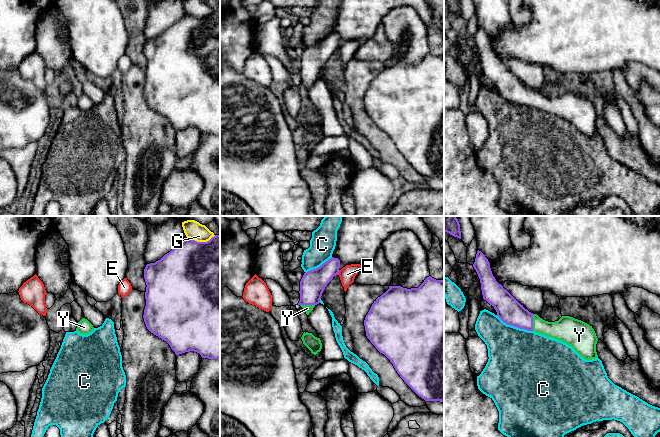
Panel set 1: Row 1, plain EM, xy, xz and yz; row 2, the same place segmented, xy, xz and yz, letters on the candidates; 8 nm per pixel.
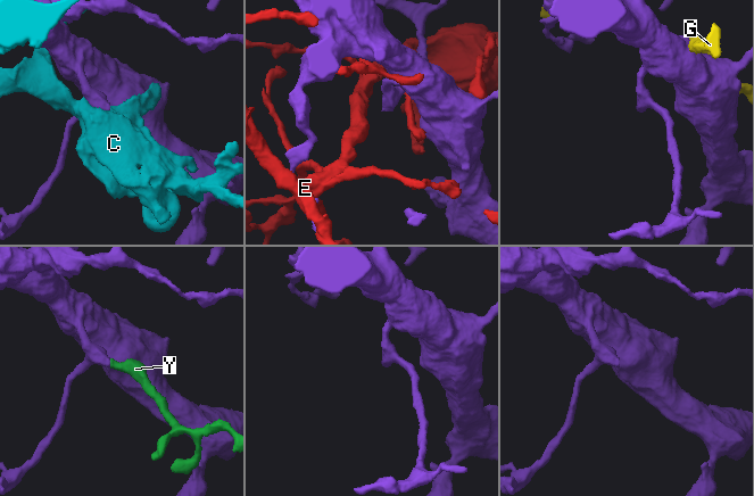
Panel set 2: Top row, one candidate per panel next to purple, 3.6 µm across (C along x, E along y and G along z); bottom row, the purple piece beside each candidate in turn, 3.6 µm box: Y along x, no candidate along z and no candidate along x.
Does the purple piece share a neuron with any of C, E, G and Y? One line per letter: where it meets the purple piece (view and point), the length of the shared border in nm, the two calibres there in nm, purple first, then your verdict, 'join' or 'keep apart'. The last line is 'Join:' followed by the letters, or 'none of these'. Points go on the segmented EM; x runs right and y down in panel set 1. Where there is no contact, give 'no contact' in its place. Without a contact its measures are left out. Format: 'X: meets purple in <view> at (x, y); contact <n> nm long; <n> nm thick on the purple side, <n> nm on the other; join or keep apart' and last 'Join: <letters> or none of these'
C: meets purple in yz at (514, 326); contact 320 nm long; 200 nm thick on the purple side, 460 nm on the other; keep apart
E: meets purple in xz at (338, 272); contact 50 nm long; 200 nm thick on the purple side, 130 nm on the other; keep apart
G: meets purple in xy at (201, 242); contact 240 nm long; 500 nm thick on the purple side, 150 nm on the other; keep apart
Y: meets purple in yz at (532, 322); contact 140 nm long; 200 nm thick on the purple side, 170 nm on the other; join
Join: Y

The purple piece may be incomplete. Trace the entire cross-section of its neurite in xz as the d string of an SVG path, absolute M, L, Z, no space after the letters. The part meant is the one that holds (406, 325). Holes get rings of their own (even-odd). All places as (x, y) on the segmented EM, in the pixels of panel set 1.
M427 277L418 288L389 286L364 320L366 336L425 401L444 402L444 281Z

